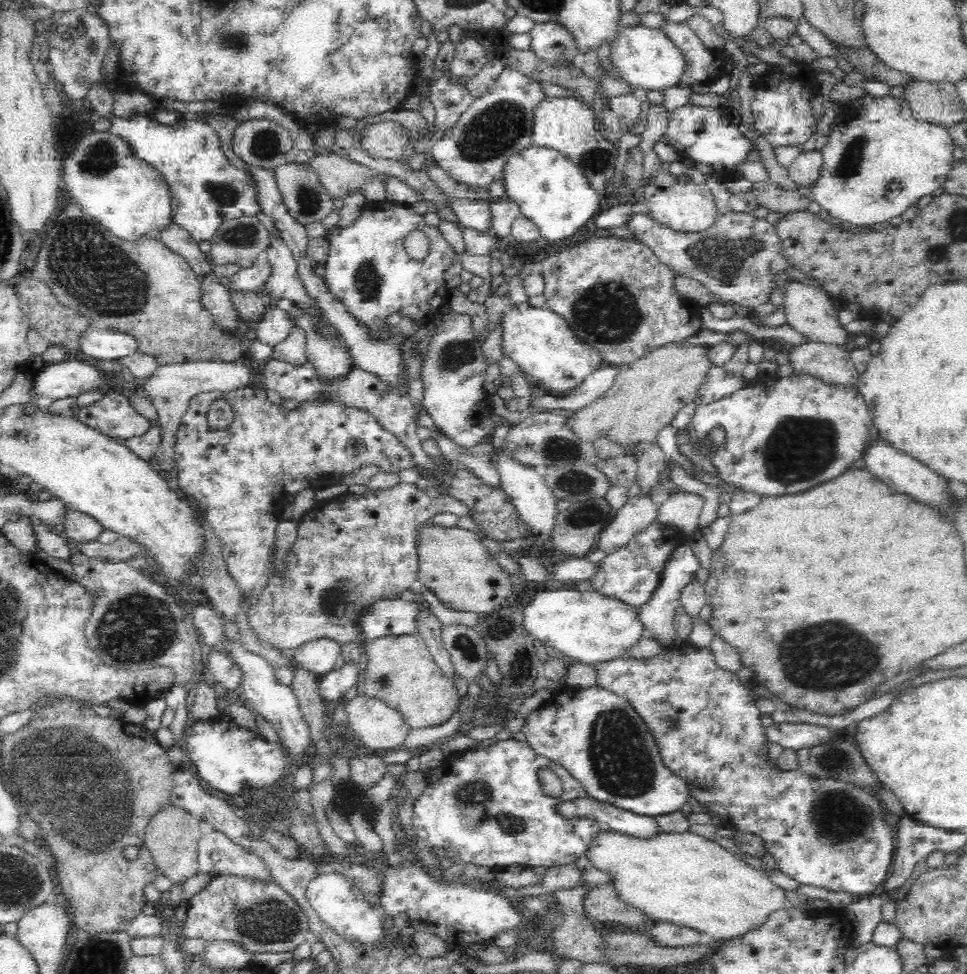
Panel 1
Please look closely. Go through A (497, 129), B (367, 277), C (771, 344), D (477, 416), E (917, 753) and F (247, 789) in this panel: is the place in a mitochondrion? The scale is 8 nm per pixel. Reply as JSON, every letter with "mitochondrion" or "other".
{"A":"mitochondrion","B":"mitochondrion","C":"other","D":"other","E":"other","F":"other"}

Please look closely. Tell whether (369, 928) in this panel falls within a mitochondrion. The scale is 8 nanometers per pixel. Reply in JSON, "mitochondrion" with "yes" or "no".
{"mitochondrion":"no"}

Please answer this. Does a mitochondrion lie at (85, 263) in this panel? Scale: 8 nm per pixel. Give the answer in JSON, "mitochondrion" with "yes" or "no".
{"mitochondrion":"yes"}

